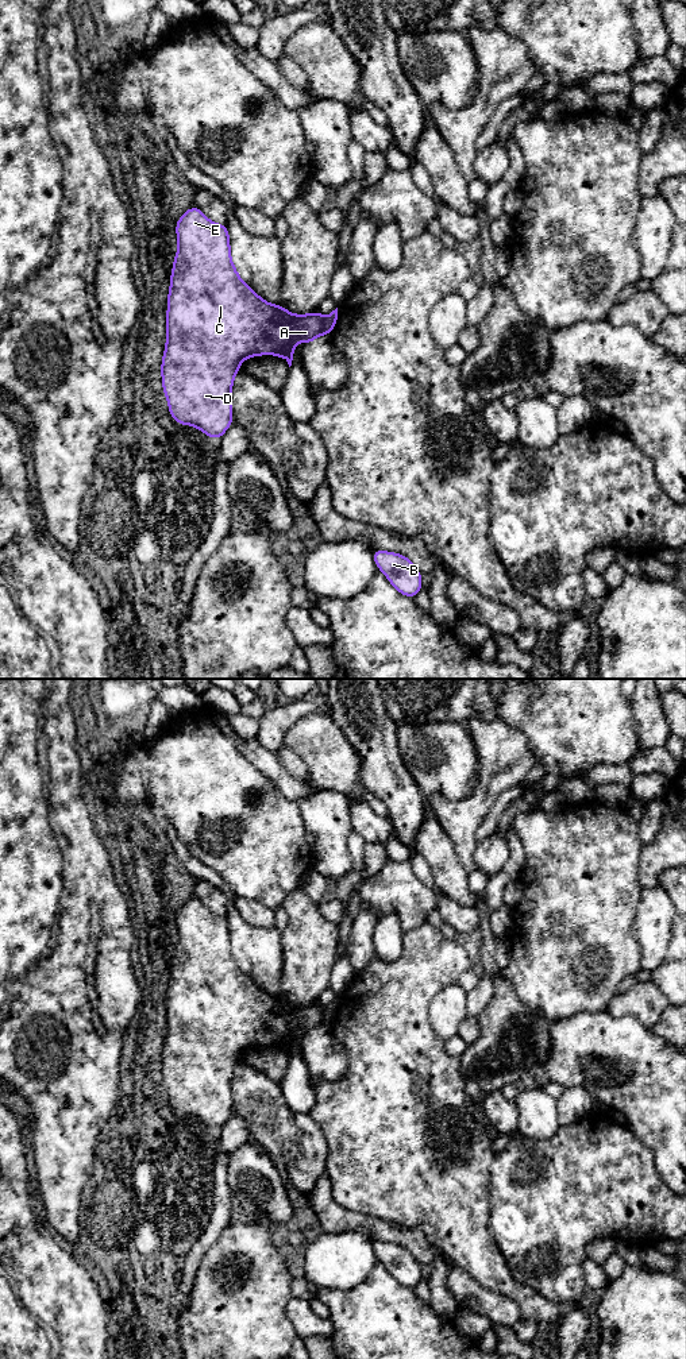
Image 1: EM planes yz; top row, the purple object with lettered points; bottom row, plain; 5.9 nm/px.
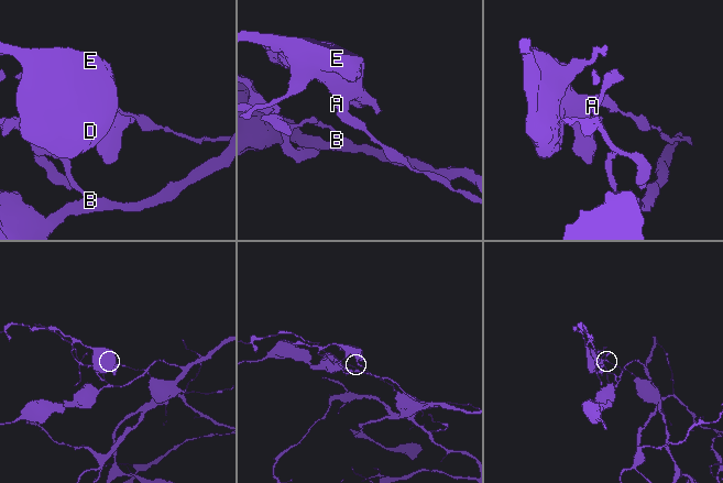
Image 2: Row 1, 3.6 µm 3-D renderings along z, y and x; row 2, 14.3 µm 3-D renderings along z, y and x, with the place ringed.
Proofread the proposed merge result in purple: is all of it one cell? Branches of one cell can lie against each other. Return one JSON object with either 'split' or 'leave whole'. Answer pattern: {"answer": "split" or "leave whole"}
{"answer": "split"}

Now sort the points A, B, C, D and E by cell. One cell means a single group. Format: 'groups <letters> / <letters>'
groups A C D E / B

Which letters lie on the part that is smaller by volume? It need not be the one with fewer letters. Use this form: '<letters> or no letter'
A, C, D, E

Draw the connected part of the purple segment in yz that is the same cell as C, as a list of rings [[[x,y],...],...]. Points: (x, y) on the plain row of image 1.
[[[197,897],[189,899],[176,915],[178,941],[173,953],[166,1004],[166,1038],[162,1047],[162,1078],[169,1104],[181,1116],[193,1116],[217,1131],[234,1113],[231,1081],[243,1050],[258,1046],[282,1047],[289,1058],[298,1032],[313,1034],[323,1026],[324,1008],[317,1003],[292,1005],[282,996],[271,996],[246,976],[232,951],[226,915],[212,914]]]

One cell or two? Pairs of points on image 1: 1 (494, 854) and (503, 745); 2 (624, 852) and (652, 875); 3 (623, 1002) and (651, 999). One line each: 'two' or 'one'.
1: two
2: two
3: one

